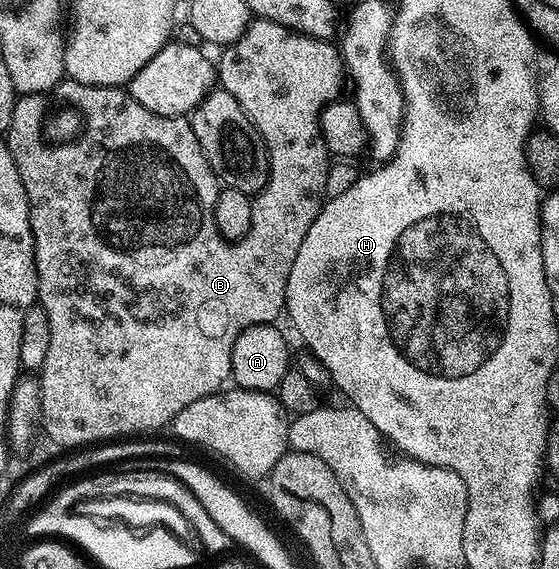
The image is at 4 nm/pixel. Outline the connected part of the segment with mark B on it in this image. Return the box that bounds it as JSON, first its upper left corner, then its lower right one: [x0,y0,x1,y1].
[17,18,343,448]

